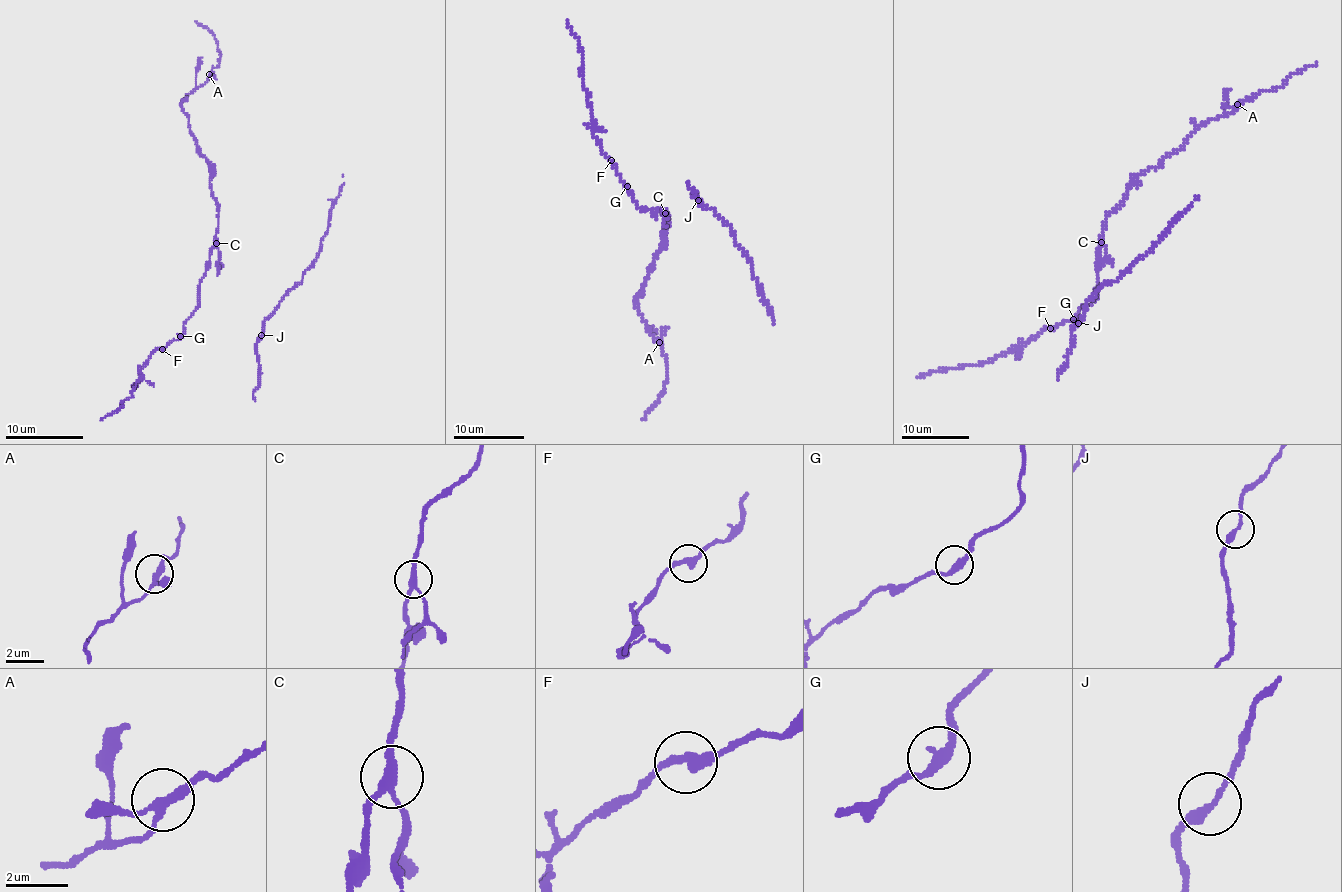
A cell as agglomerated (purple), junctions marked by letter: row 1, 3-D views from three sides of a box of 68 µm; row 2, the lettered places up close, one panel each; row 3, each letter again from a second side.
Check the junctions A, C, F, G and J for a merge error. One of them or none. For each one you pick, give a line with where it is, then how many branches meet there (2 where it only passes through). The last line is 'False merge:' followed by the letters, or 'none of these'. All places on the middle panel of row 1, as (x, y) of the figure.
C: Place: (665, 213). Branches: 3
False merge: C

